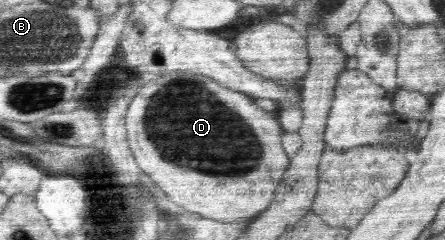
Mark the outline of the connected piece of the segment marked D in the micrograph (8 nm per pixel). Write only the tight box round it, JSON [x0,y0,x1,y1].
[120,71,291,222]

